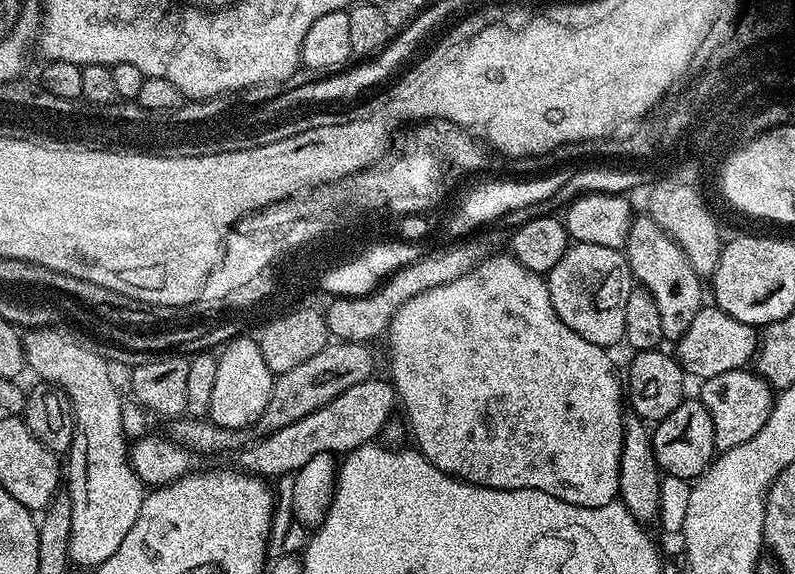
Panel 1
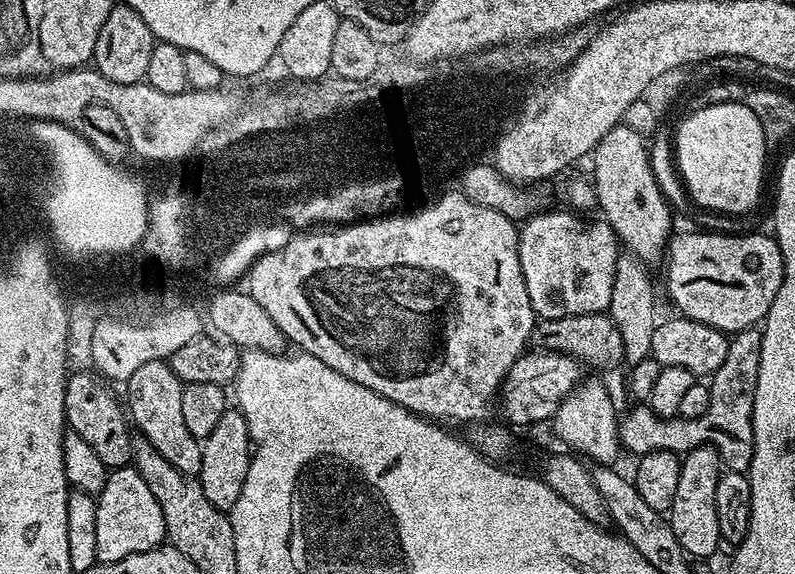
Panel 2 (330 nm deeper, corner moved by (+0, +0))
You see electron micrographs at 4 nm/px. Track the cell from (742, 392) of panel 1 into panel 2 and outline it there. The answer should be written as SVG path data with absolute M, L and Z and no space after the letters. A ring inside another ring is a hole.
M705 442L694 450L683 453L678 474L678 491L672 507L666 513L668 525L678 538L678 546L692 558L712 558L722 541L718 530L718 514L714 510L714 493L722 471L720 456L711 443Z

